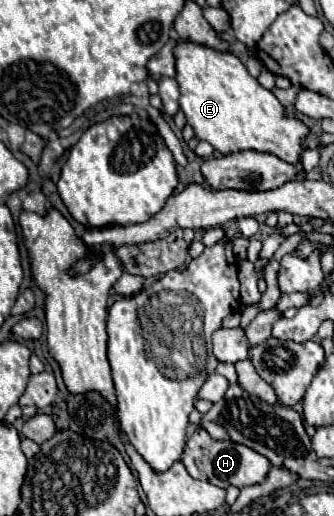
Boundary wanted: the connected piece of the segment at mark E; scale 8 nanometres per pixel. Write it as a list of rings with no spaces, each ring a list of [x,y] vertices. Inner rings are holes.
[[[179,39],[173,47],[175,55],[175,69],[177,69],[177,83],[181,89],[181,111],[187,117],[187,123],[193,127],[197,139],[203,139],[211,143],[219,153],[237,153],[245,149],[255,149],[255,151],[267,151],[277,157],[281,157],[287,163],[295,163],[299,155],[307,149],[307,127],[299,119],[291,119],[283,113],[283,107],[279,99],[263,89],[255,77],[251,77],[245,69],[245,65],[231,53],[211,49],[207,45],[199,45],[187,39]]]

